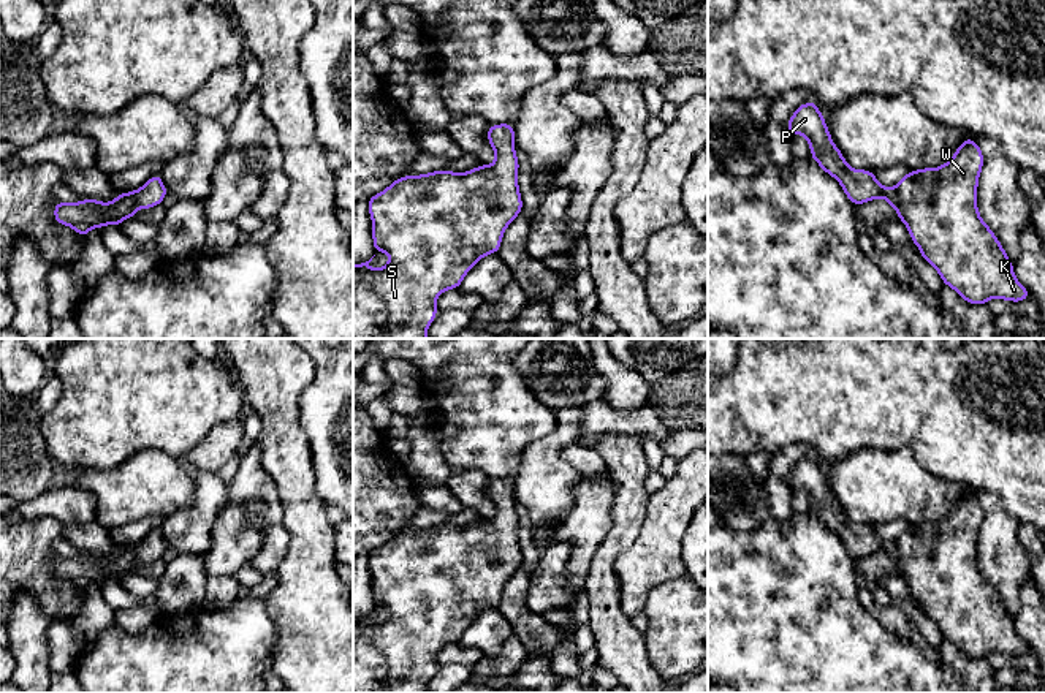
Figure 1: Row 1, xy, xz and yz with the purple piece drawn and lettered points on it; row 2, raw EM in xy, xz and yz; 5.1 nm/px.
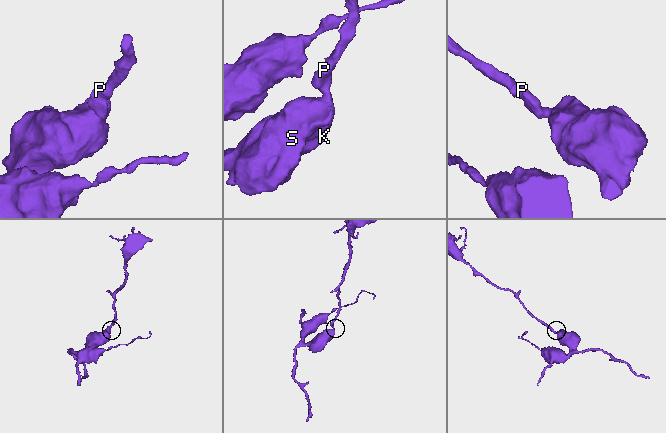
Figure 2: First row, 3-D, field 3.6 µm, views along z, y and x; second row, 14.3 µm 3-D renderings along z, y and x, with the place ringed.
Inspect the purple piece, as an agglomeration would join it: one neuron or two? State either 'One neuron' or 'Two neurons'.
One neuron

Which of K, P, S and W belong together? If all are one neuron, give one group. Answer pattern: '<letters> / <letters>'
K P S W

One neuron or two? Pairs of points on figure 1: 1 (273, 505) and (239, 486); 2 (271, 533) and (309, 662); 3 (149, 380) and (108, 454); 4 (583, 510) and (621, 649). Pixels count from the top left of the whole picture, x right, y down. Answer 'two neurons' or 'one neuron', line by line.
1: one neuron
2: two neurons
3: one neuron
4: two neurons

